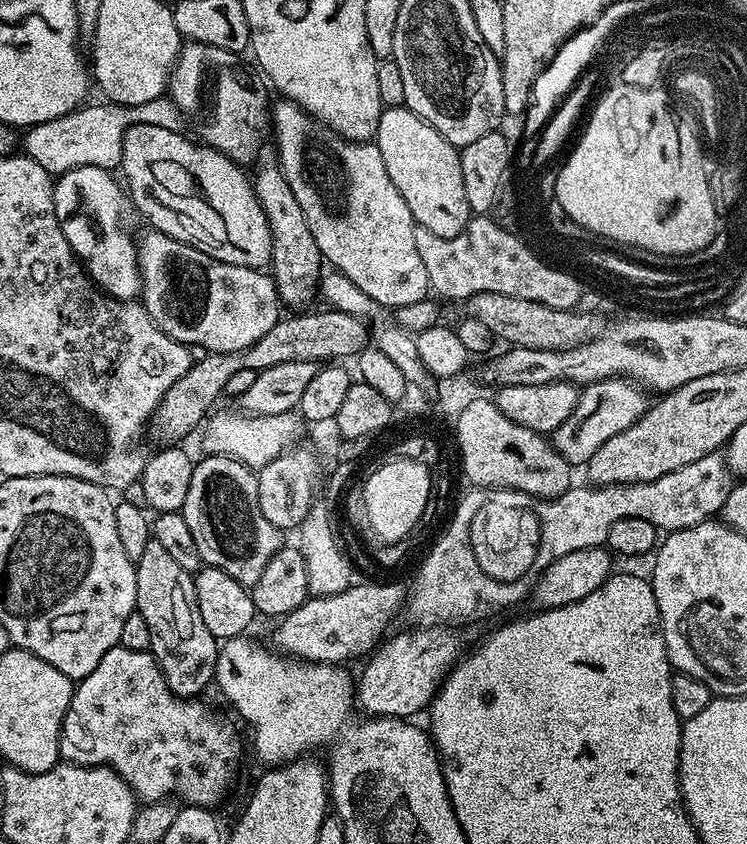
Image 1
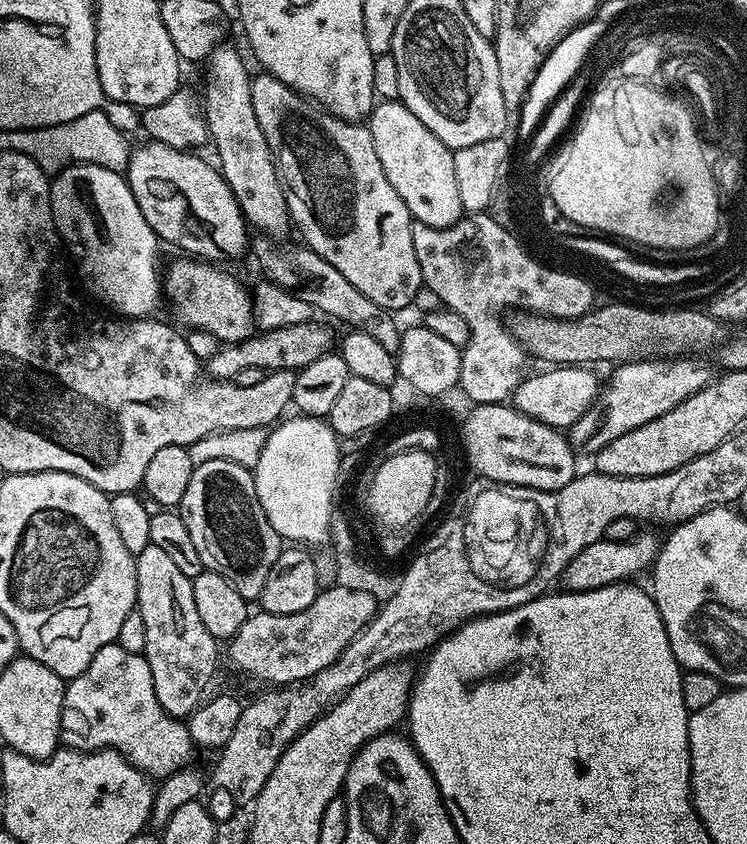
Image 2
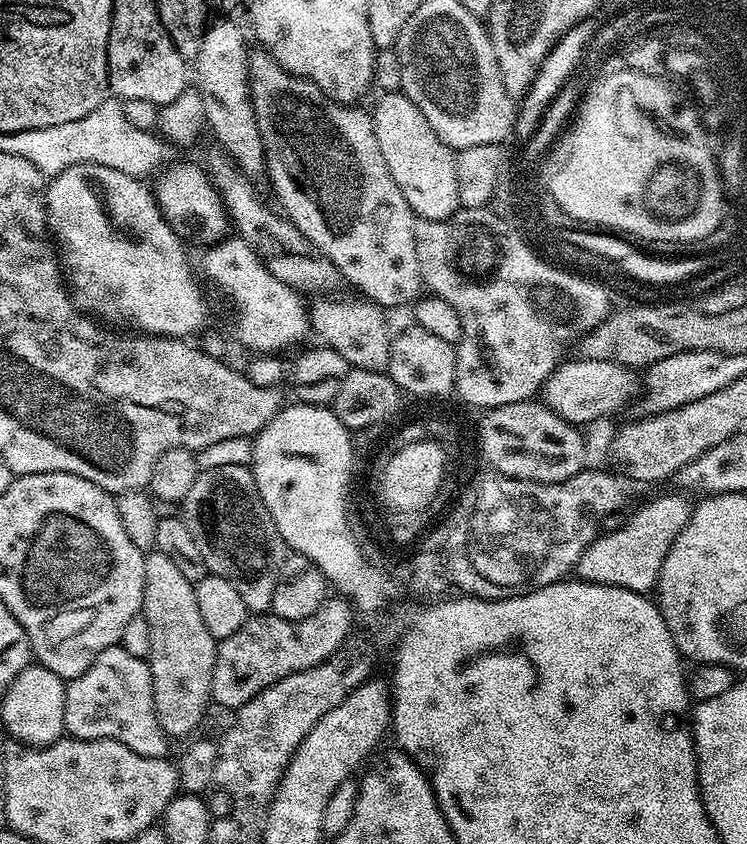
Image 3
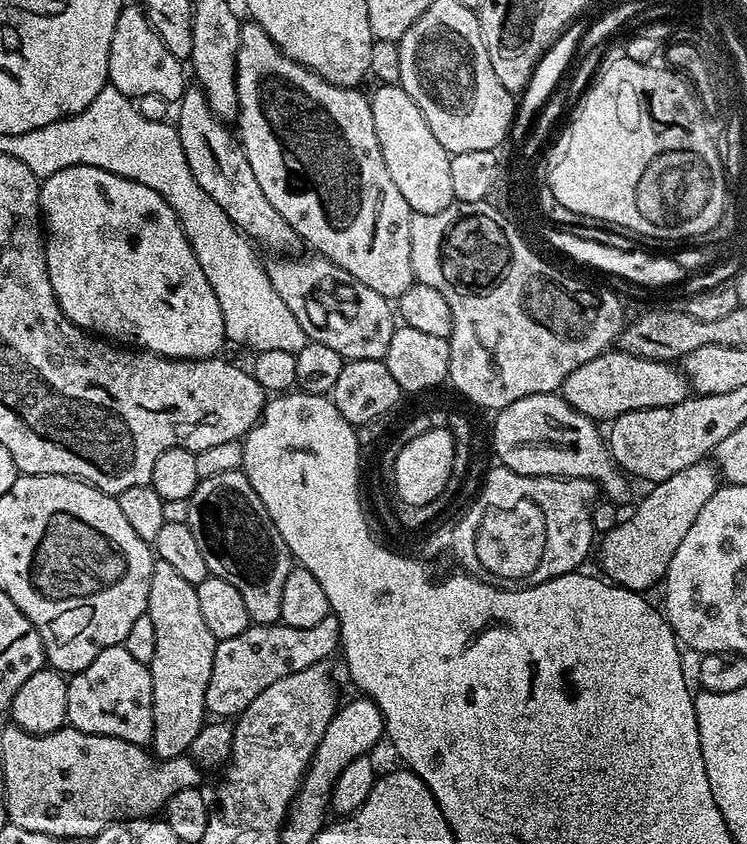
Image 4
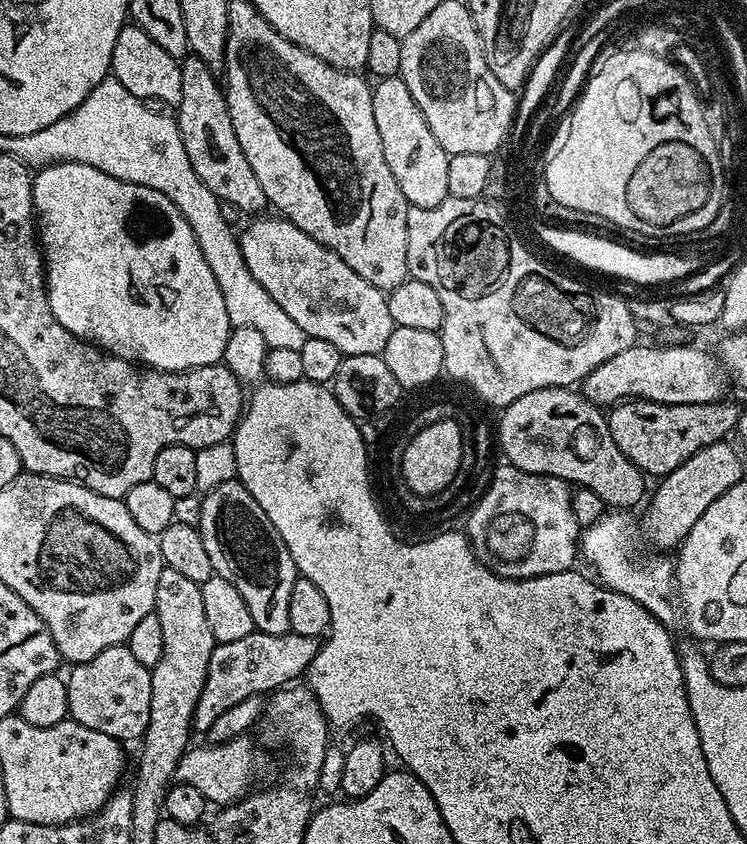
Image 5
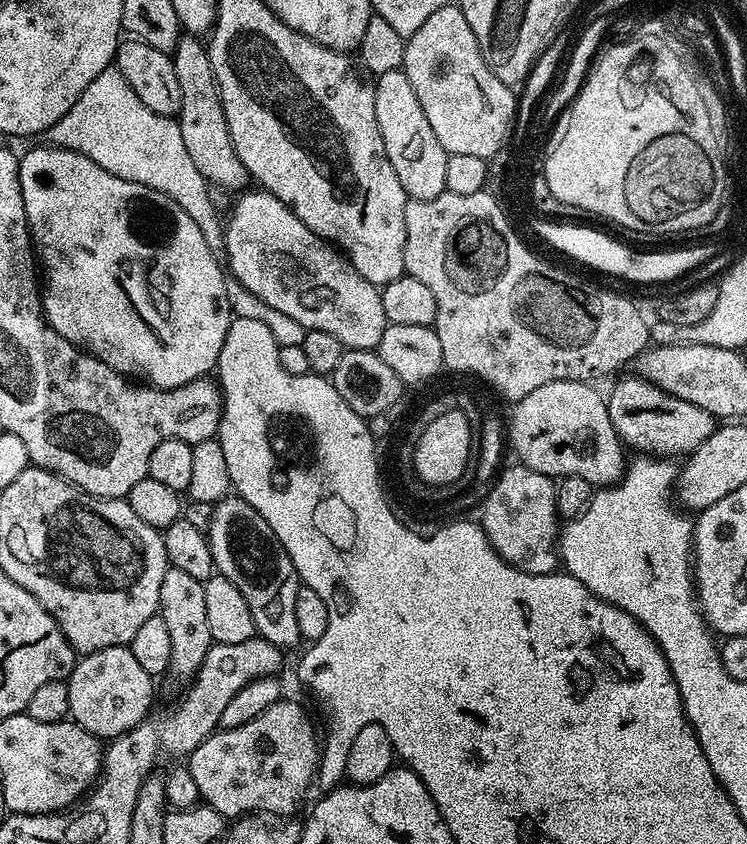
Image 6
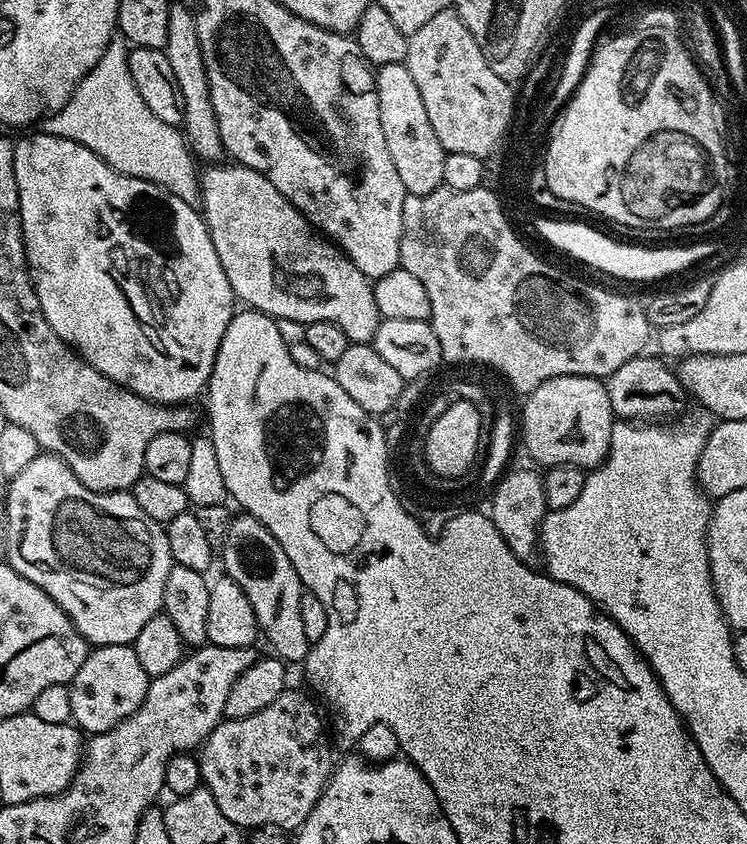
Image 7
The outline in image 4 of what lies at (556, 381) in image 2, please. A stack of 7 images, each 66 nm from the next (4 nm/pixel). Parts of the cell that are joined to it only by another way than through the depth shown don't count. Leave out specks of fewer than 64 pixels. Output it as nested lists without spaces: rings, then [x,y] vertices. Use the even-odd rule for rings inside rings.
[[[609,350],[598,354],[598,358],[590,358],[590,362],[571,372],[564,380],[562,395],[565,402],[583,416],[597,422],[611,422],[617,416],[634,410],[681,404],[690,395],[690,385],[687,376],[675,363],[647,360],[621,350]]]

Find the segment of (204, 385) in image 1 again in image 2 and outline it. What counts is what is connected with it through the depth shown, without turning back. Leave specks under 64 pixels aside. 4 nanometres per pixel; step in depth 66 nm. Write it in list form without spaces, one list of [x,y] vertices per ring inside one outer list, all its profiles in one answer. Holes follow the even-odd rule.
[[[315,319],[298,322],[298,326],[272,328],[261,334],[253,334],[247,340],[240,340],[237,344],[224,344],[221,352],[213,354],[206,360],[206,372],[213,380],[231,380],[243,369],[251,367],[263,368],[265,373],[296,372],[310,366],[310,362],[318,362],[325,354],[333,351],[332,332],[324,324],[316,324]]]

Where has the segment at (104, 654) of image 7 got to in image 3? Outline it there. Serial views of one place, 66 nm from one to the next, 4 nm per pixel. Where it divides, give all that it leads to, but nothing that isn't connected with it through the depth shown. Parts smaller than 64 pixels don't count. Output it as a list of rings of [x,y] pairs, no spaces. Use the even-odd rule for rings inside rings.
[[[122,647],[107,648],[94,658],[90,670],[78,674],[78,678],[67,681],[64,693],[64,731],[69,737],[78,740],[117,740],[122,746],[130,746],[134,754],[142,754],[146,758],[165,758],[169,755],[170,737],[164,733],[154,710],[154,694],[152,693],[152,675],[147,660],[134,658],[134,654],[126,654]]]

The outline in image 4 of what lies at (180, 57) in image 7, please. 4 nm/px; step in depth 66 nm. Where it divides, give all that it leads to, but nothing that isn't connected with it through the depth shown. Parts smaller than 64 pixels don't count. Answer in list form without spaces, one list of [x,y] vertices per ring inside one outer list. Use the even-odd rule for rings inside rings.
[[[199,86],[185,87],[178,107],[180,113],[177,114],[175,123],[178,125],[190,174],[194,174],[198,186],[202,186],[202,190],[206,190],[206,194],[210,194],[210,198],[214,198],[214,202],[218,202],[218,206],[226,210],[230,222],[234,222],[237,228],[261,249],[281,248],[284,251],[281,253],[284,254],[299,253],[299,248],[302,248],[300,235],[266,199],[262,186],[258,186],[258,178],[254,178],[254,170],[250,170],[250,162],[246,162],[244,147],[240,145],[237,133],[233,129],[231,132],[228,129],[231,127],[218,119],[214,110],[210,110],[210,102],[206,102],[203,90]]]

